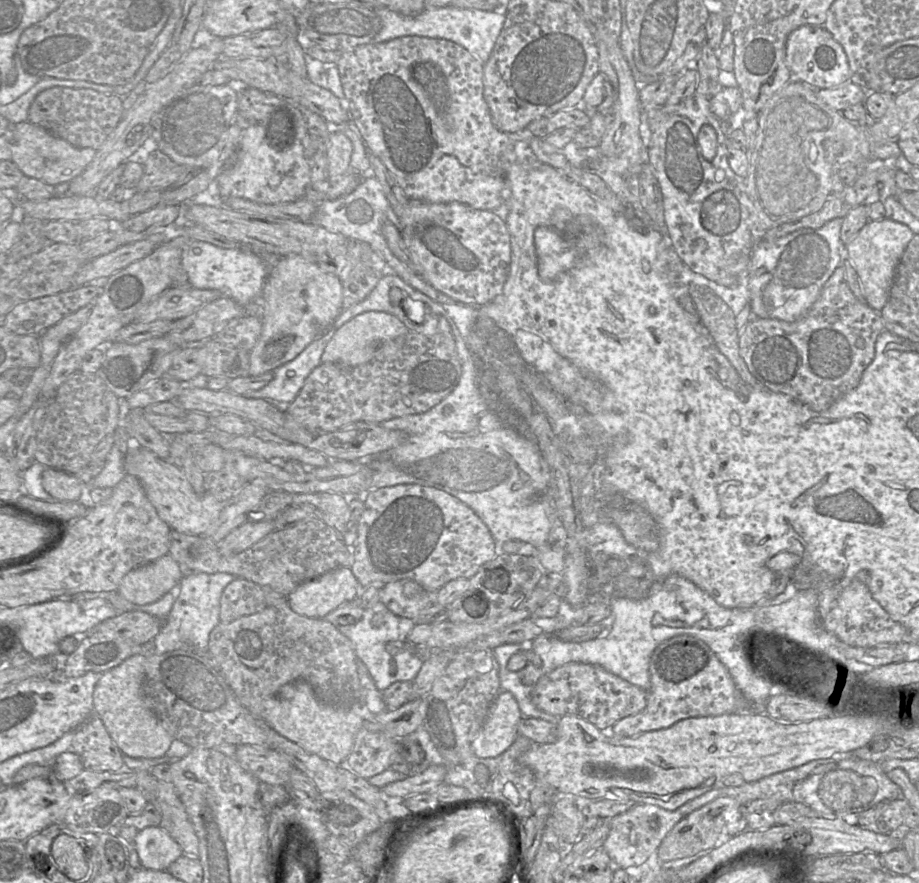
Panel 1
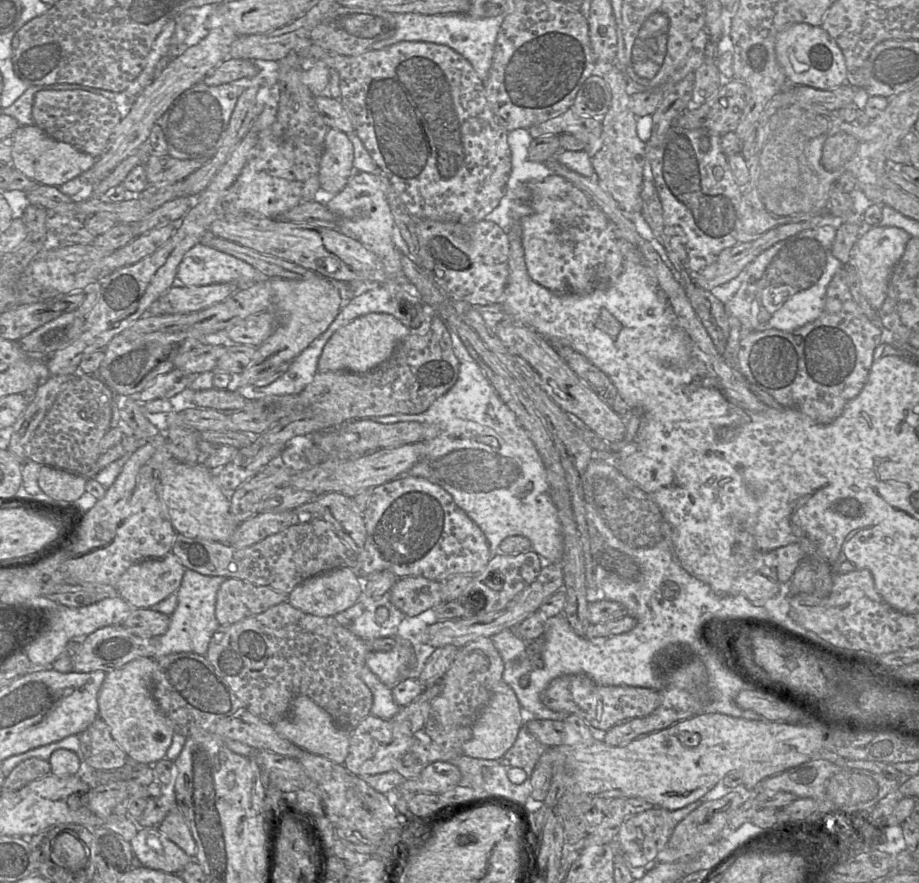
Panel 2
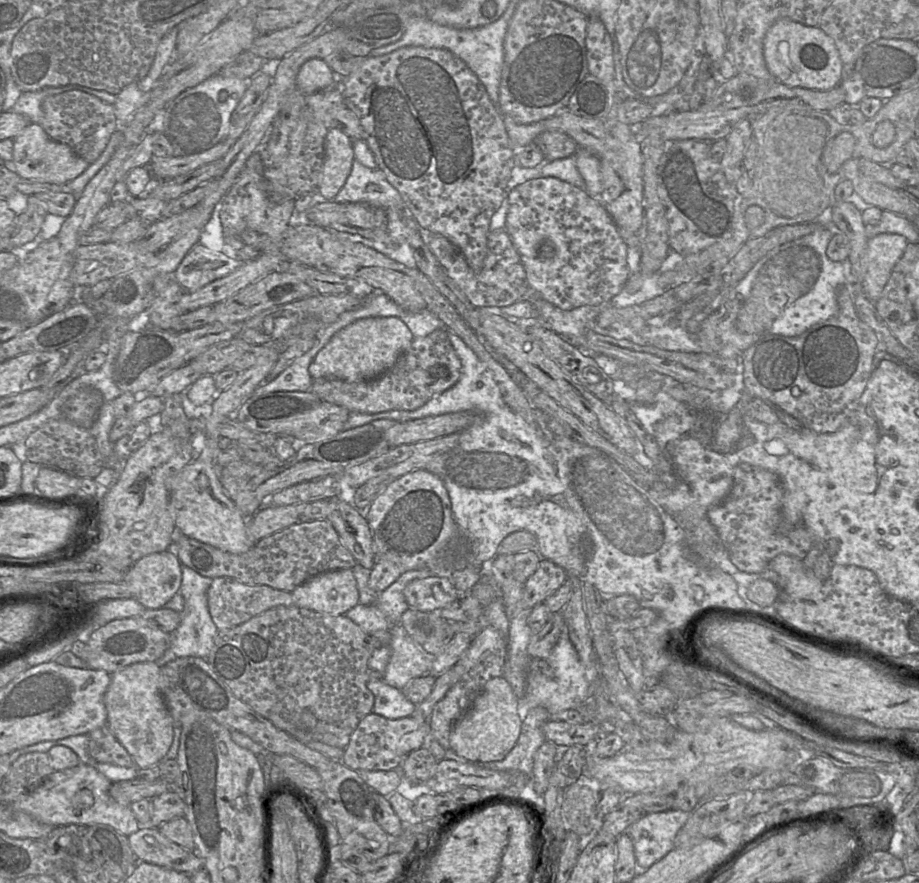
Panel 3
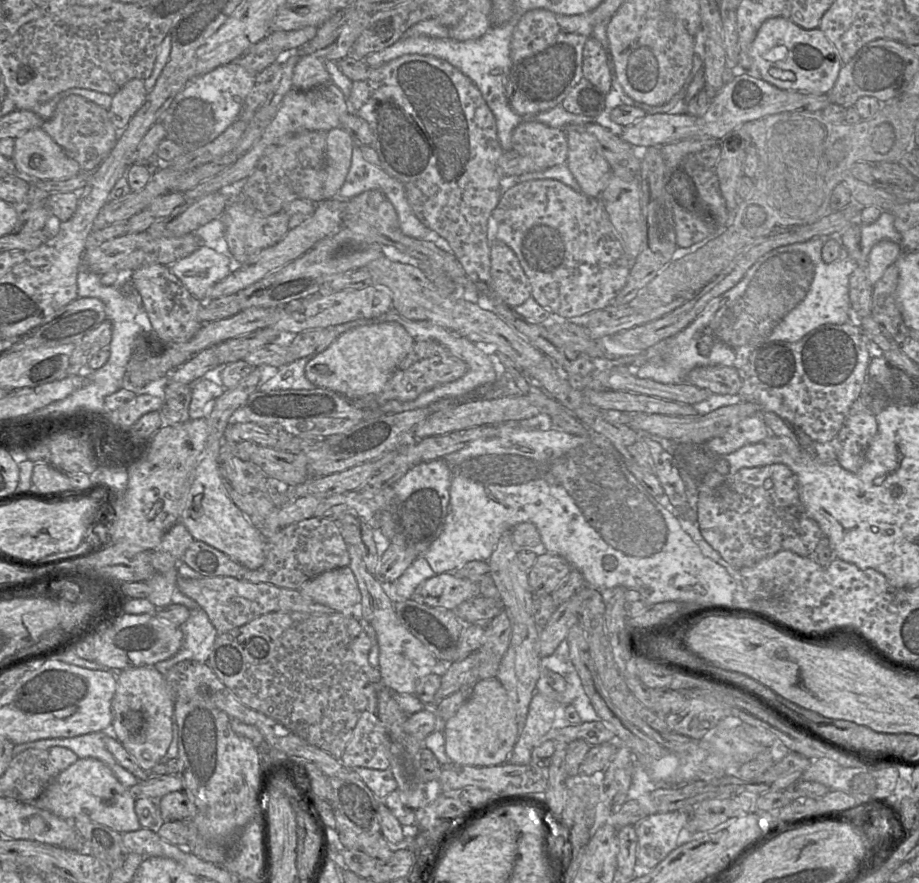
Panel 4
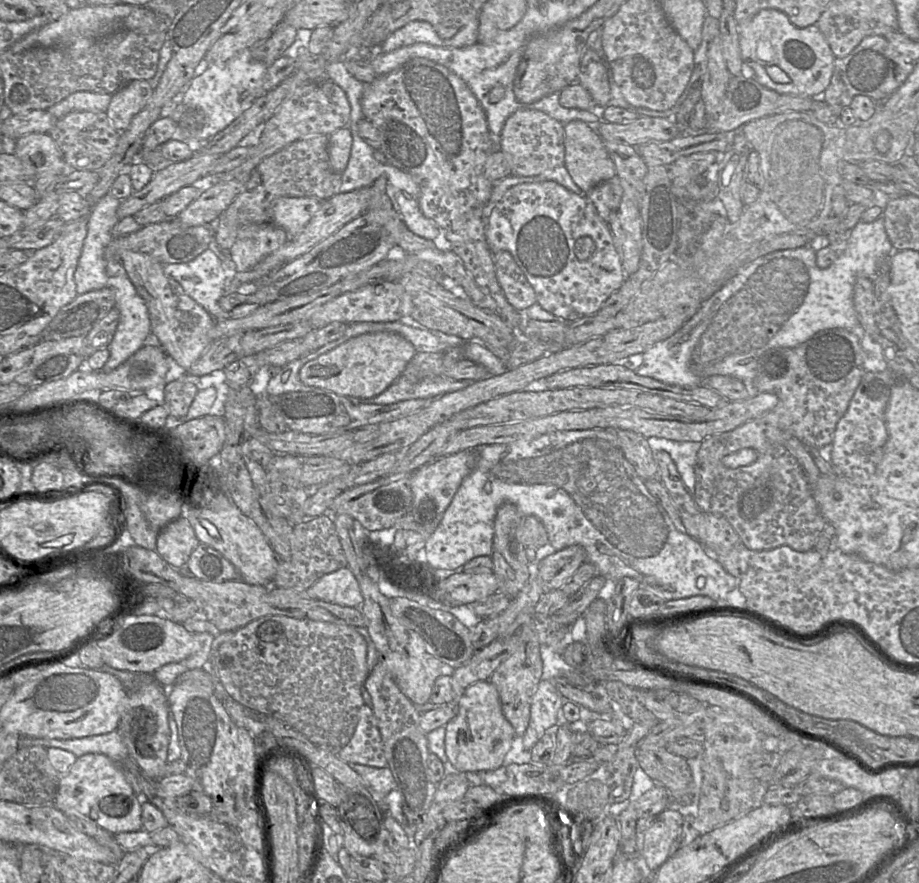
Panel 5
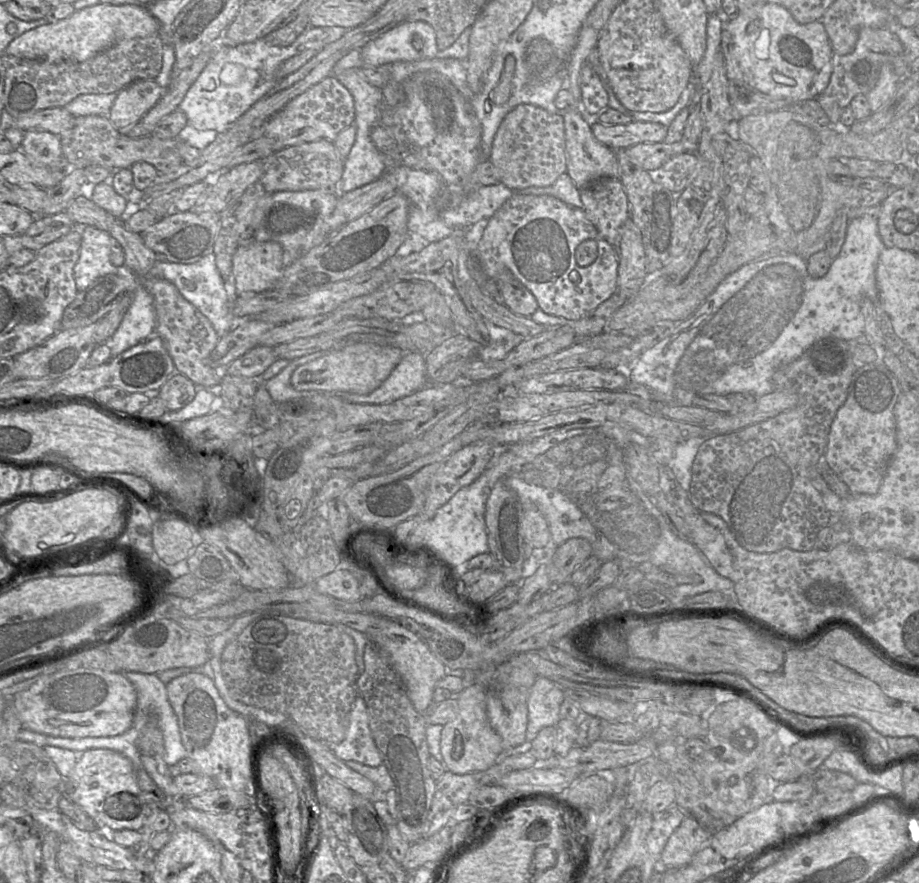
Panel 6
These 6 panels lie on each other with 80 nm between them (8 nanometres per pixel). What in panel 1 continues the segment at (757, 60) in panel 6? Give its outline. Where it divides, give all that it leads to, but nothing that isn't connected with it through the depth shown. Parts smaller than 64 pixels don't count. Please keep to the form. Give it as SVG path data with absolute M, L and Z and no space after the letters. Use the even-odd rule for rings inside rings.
M802 25L786 40L785 60L793 79L816 89L834 88L850 81L851 71L847 55L839 42L824 26Z

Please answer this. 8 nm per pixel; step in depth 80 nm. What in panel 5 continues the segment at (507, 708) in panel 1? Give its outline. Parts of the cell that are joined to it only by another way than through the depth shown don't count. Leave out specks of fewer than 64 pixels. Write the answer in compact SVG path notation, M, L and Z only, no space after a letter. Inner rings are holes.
M489 680L477 681L465 688L455 702L455 715L444 731L450 769L465 774L482 774L499 768L515 738L514 729L502 712L498 691Z

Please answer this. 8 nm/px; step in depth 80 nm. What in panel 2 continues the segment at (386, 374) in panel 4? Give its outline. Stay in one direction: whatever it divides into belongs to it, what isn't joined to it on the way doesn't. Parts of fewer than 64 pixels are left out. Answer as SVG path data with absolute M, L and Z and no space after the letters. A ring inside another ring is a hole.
M369 313L339 328L323 347L317 371L369 371L387 360L397 344L410 335L409 329L388 313Z

